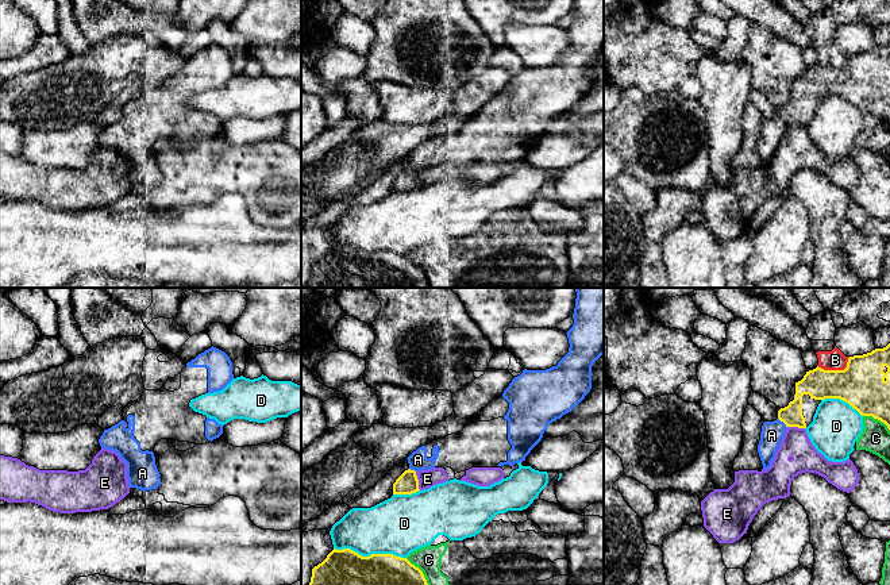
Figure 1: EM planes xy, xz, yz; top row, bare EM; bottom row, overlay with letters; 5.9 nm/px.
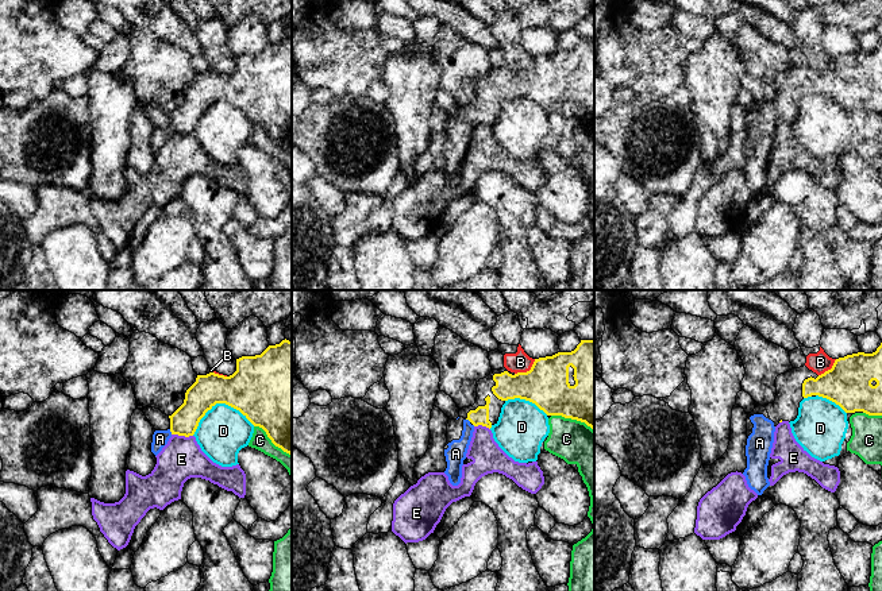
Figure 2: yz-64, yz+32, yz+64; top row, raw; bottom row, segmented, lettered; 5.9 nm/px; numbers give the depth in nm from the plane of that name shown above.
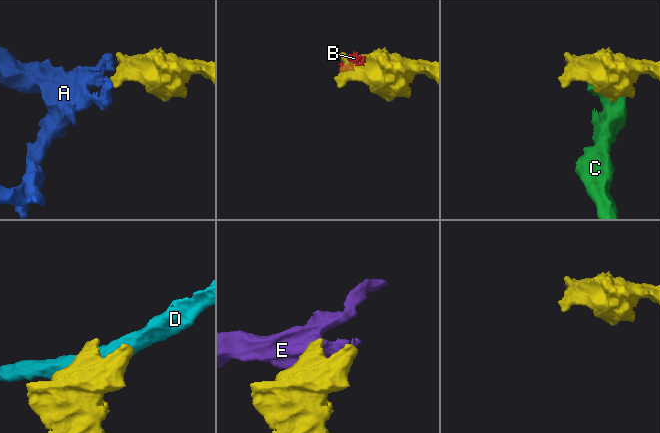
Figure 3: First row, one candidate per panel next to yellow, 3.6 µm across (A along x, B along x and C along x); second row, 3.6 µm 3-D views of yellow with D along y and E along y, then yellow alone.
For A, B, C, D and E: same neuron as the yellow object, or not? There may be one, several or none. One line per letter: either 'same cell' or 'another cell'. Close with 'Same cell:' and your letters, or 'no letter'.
A: same cell
B: another cell
C: another cell
D: another cell
E: another cell
Same cell: A

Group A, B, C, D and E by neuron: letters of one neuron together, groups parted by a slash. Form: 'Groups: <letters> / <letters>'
Groups: A / B / C / D / E

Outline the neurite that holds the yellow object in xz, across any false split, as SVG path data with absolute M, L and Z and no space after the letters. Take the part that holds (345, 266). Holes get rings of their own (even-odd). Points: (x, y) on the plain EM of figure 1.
M334 246L321 261L312 266L311 280L304 288L428 288L428 281L423 269L407 255L393 251L362 254L350 246Z

